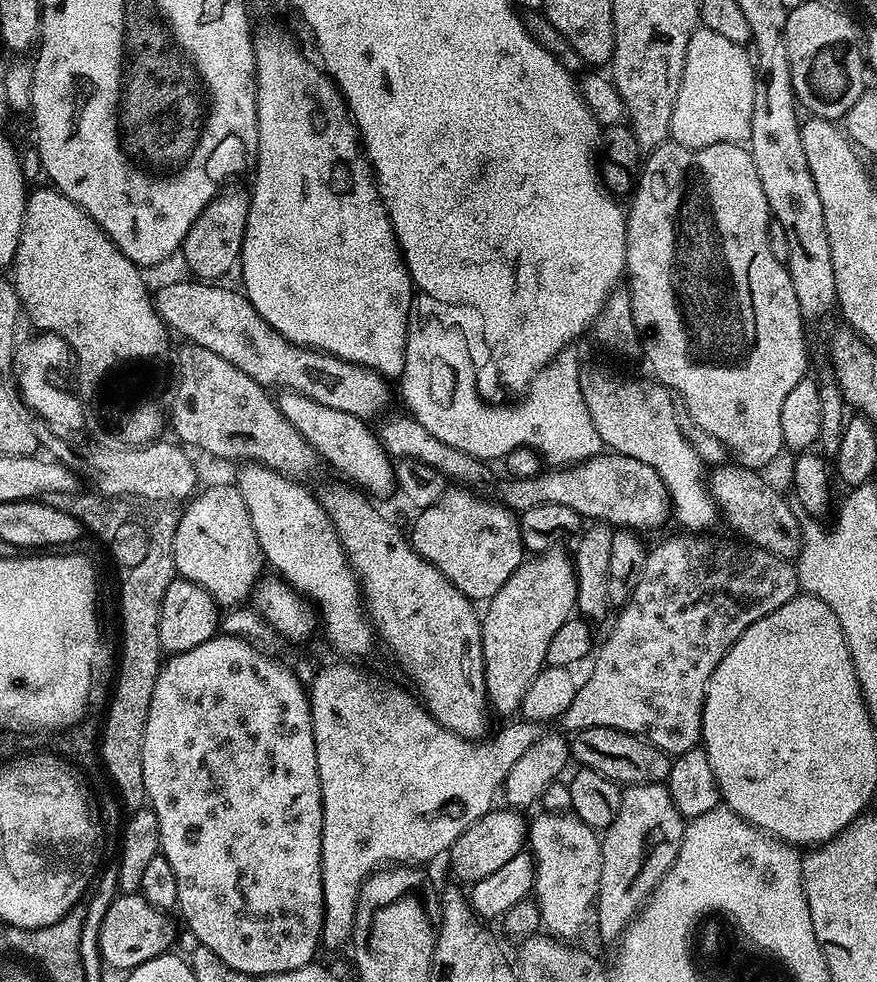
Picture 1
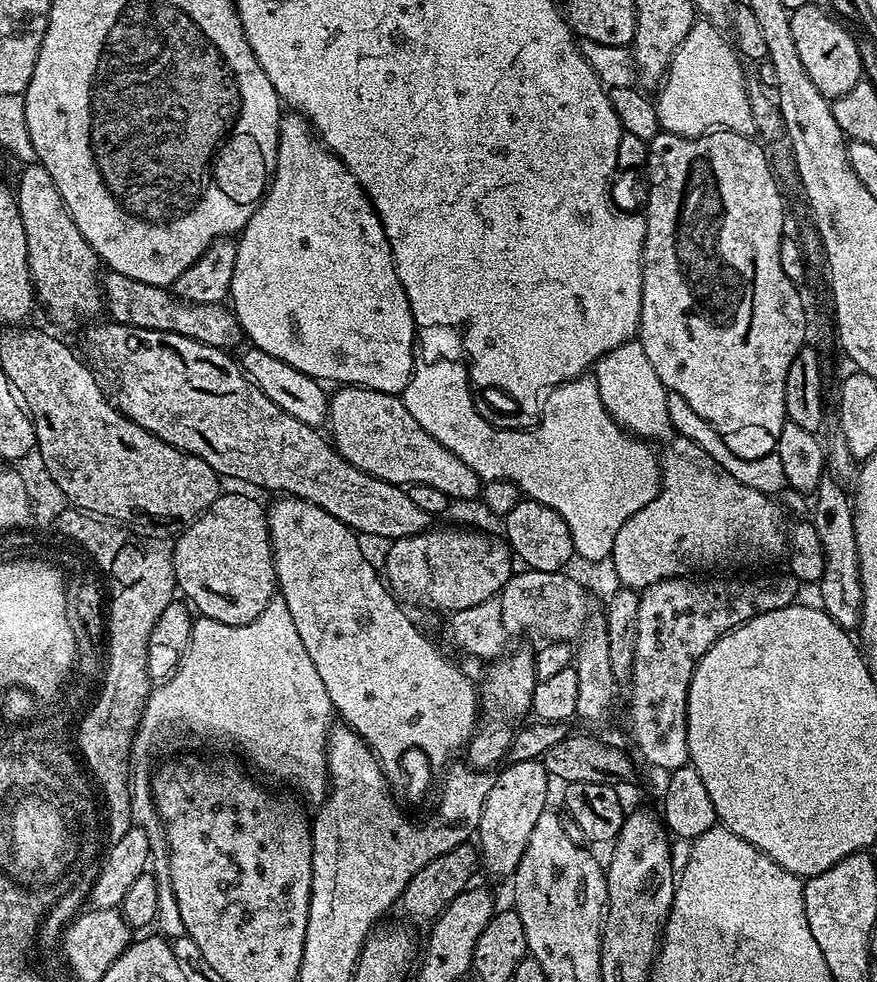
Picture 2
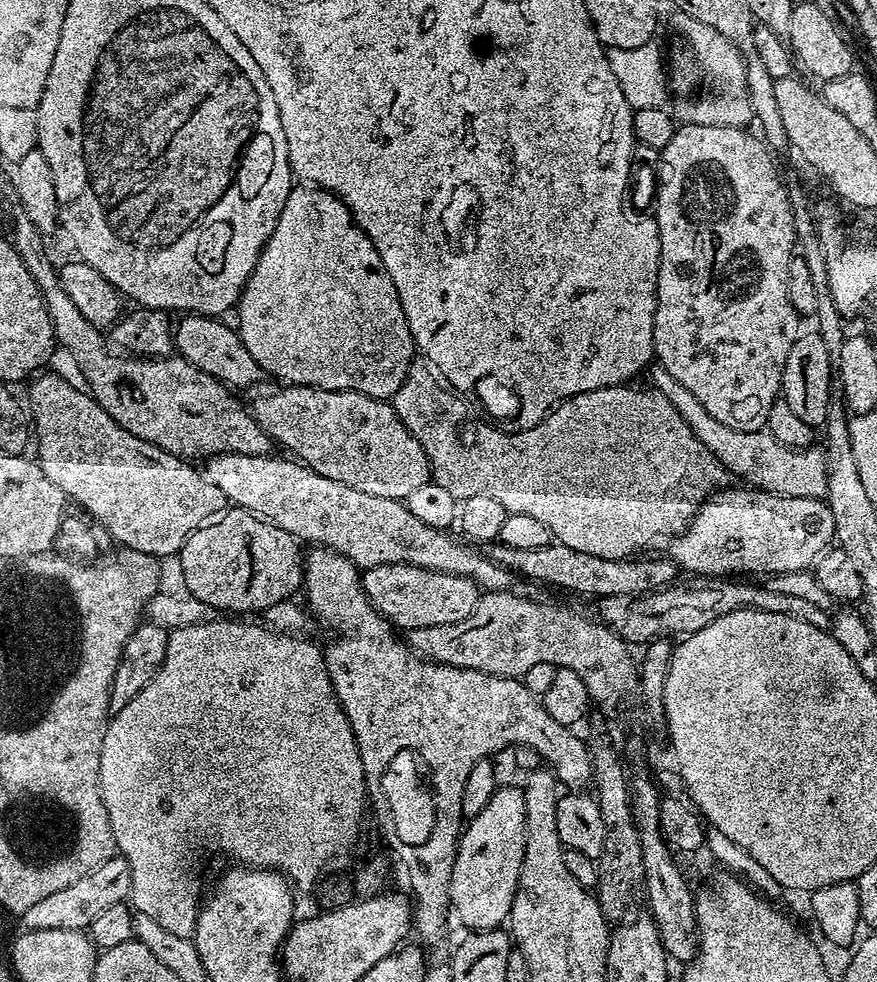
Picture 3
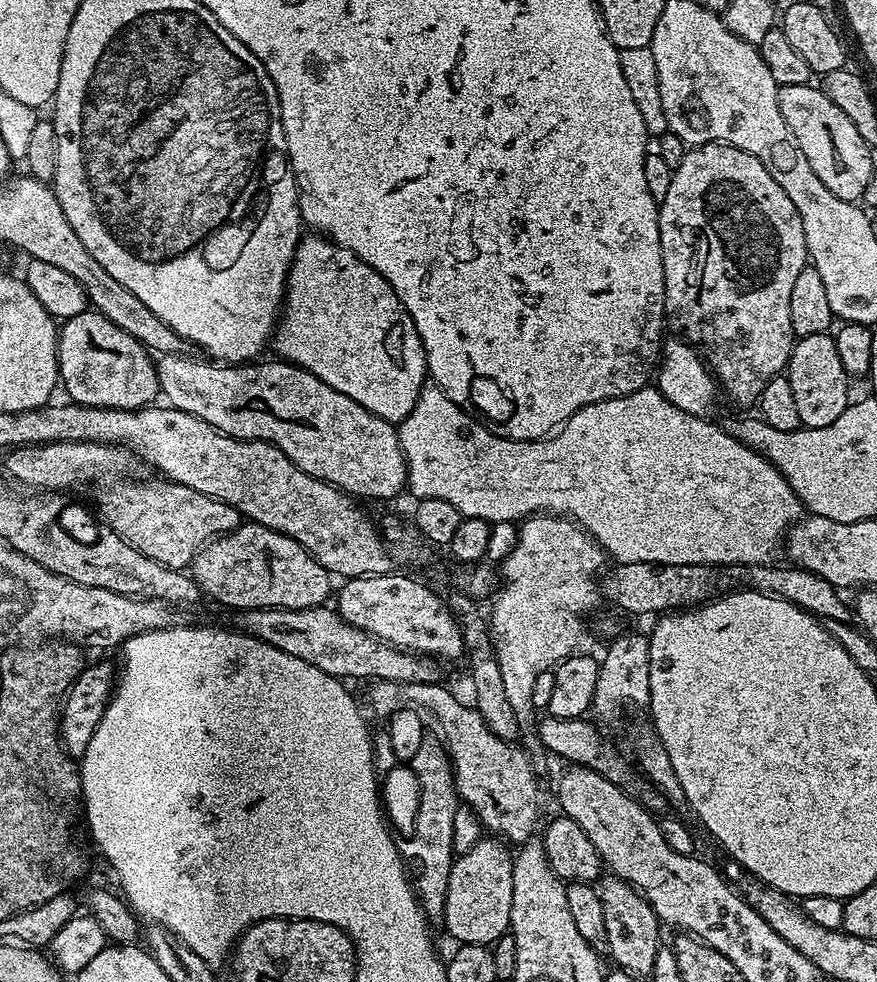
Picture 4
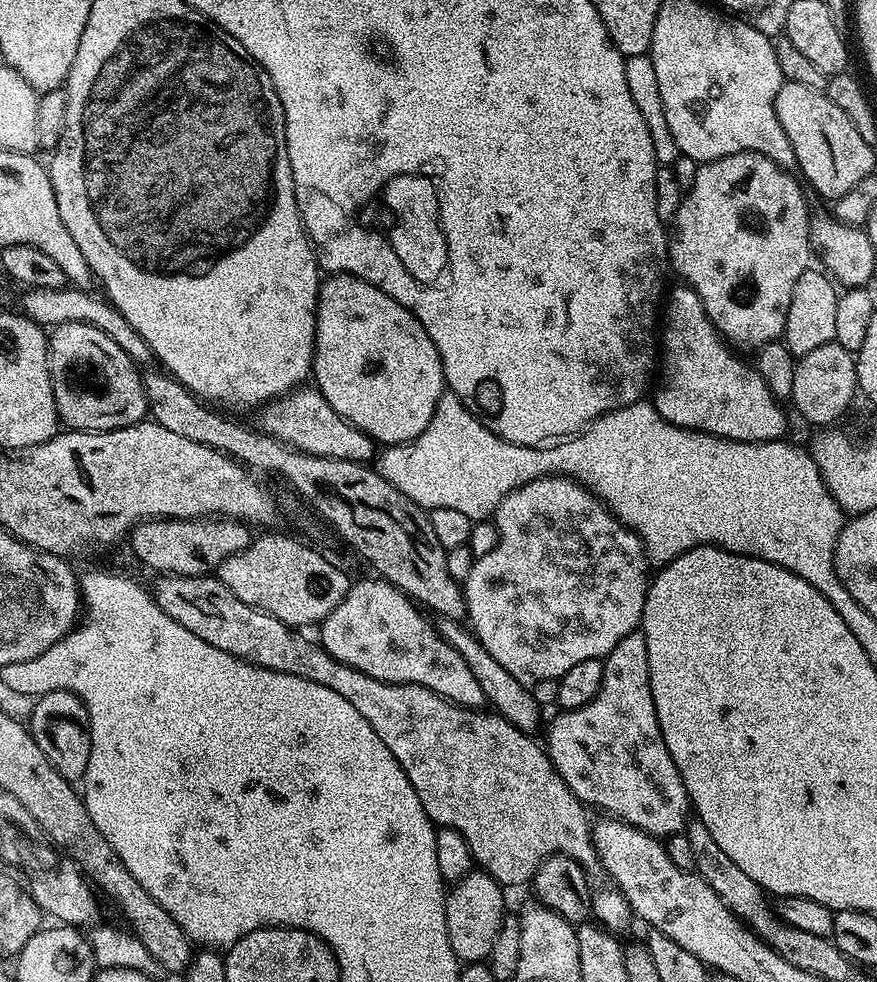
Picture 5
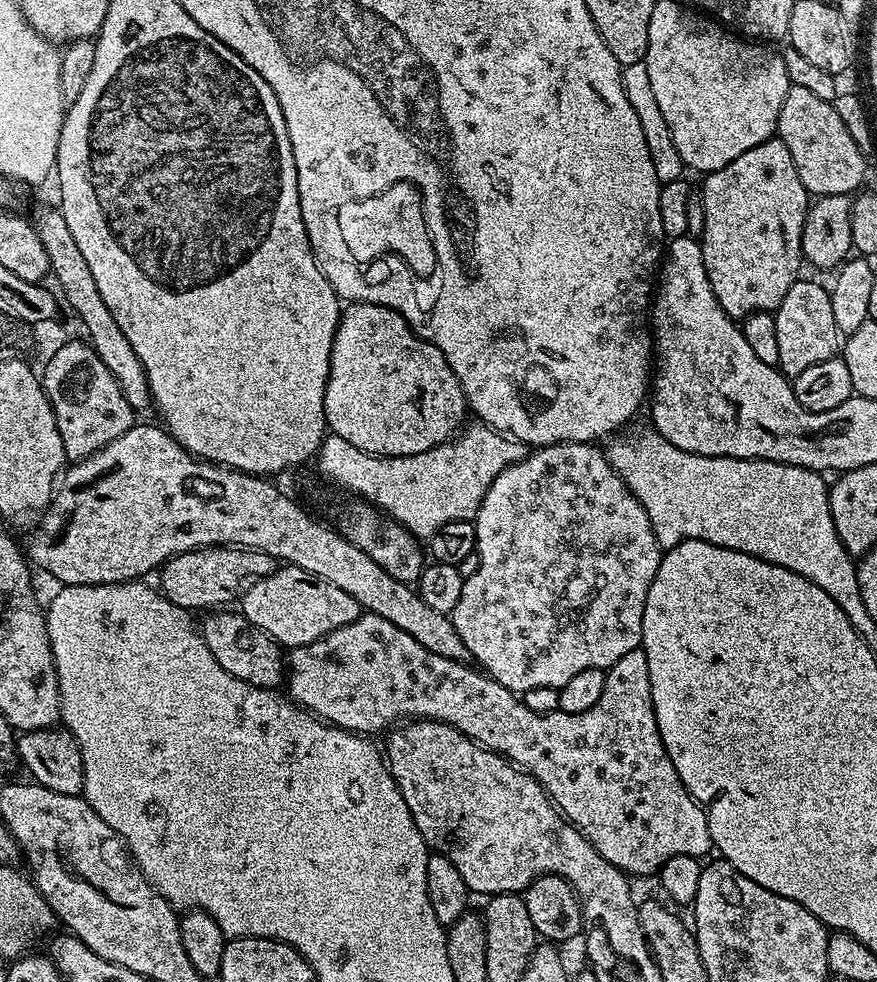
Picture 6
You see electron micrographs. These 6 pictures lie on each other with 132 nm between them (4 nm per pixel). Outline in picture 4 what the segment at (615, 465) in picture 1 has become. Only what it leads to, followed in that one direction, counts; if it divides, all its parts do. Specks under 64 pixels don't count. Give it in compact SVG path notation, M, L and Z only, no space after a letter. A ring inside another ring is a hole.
M165 352L155 357L160 390L171 407L194 414L194 418L202 418L202 422L210 422L219 432L235 440L265 440L282 450L282 454L306 474L332 484L353 498L373 496L376 500L388 500L405 491L408 467L404 465L397 425L370 414L366 406L358 406L354 398L346 398L346 394L326 386L322 378L279 358L221 366L208 358L187 360L186 357L178 352Z

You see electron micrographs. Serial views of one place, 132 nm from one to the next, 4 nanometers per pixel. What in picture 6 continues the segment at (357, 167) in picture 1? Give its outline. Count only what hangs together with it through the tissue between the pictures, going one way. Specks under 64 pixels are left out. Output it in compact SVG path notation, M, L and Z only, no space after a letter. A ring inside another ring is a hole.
M352 302L341 311L338 330L334 334L334 346L330 350L330 374L328 375L326 394L324 395L324 423L331 435L346 438L346 442L350 442L350 446L358 446L358 450L369 452L375 456L413 456L414 454L428 452L434 446L453 439L461 431L462 425L465 423L464 412L466 416L464 391L454 374L454 370L450 370L442 350L438 350L438 346L434 346L417 336L411 326L399 314L386 306Z

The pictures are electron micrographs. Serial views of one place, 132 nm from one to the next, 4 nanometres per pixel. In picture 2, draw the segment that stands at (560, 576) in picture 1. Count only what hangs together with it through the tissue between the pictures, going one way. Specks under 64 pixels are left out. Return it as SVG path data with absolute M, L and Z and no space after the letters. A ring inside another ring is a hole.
M518 648L491 661L485 667L488 669L484 677L478 680L478 727L466 745L466 763L473 770L492 770L503 765L512 751L513 729L532 711L532 695L537 682L536 657L531 651Z

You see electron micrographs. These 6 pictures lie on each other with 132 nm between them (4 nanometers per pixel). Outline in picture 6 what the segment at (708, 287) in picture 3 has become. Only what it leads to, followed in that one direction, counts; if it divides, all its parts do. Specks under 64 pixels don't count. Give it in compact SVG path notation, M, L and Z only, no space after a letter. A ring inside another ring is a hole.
M778 138L753 144L745 147L744 152L734 158L734 162L726 162L722 170L707 173L703 180L706 218L698 239L702 262L706 266L714 298L718 298L718 306L722 306L729 318L737 322L755 312L772 312L782 298L786 298L786 290L790 290L790 286L794 286L794 282L802 276L802 226L806 222L810 193L806 186L802 186L802 178L798 178L790 150L786 150Z

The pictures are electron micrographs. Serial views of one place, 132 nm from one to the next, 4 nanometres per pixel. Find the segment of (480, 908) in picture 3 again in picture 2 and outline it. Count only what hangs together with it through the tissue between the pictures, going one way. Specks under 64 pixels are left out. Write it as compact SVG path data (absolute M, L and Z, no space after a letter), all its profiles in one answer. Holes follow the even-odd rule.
M539 759L518 760L501 767L495 773L490 794L486 794L486 802L482 806L478 829L478 860L483 871L485 868L490 875L504 878L511 877L515 872L526 850L526 842L530 842L534 825L549 807L548 784L550 785L548 771Z

